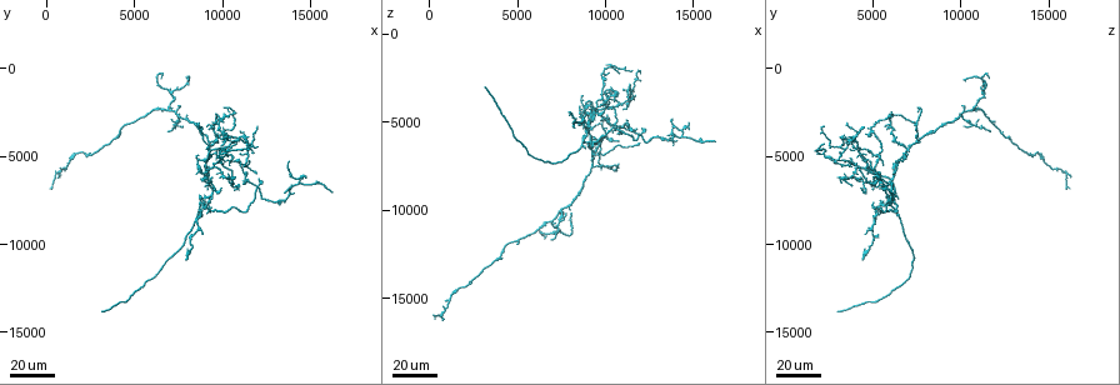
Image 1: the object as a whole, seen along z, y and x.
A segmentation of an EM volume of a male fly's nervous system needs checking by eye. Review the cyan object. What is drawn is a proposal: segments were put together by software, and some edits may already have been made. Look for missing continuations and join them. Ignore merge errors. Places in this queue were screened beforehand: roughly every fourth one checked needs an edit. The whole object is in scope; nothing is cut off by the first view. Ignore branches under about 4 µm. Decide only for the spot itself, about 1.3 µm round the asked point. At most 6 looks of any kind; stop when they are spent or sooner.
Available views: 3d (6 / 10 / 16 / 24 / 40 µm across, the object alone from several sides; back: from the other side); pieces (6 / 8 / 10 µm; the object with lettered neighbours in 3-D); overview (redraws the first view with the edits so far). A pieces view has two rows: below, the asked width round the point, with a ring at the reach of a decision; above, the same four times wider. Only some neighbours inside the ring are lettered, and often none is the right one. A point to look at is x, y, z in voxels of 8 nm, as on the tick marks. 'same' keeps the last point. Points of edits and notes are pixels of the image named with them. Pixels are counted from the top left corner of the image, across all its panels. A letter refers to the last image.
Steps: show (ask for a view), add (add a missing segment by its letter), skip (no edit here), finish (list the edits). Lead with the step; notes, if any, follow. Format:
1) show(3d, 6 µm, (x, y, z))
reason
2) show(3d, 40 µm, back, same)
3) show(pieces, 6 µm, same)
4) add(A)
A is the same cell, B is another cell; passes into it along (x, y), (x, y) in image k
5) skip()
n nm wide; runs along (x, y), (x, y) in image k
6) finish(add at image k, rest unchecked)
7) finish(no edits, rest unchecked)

show(3d, 24 µm, (11800, 4200, 3600))
an open end

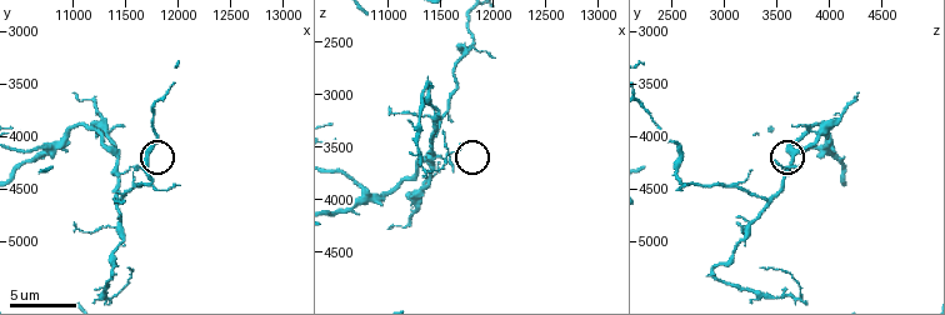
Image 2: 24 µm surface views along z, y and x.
show(pieces, 6 µm, (11680, 4240, 3500))

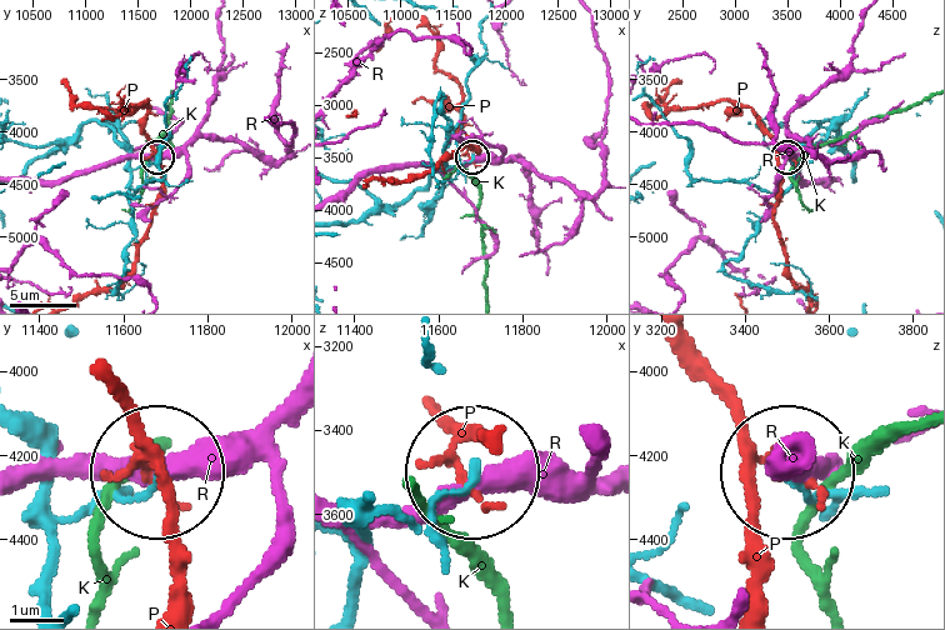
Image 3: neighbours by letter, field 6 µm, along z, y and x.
skip()
150 nm wide; K, P and R are other cells; none of them fits

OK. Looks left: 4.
show(3d, 40 µm, (16200, 7000, 6200))
free end

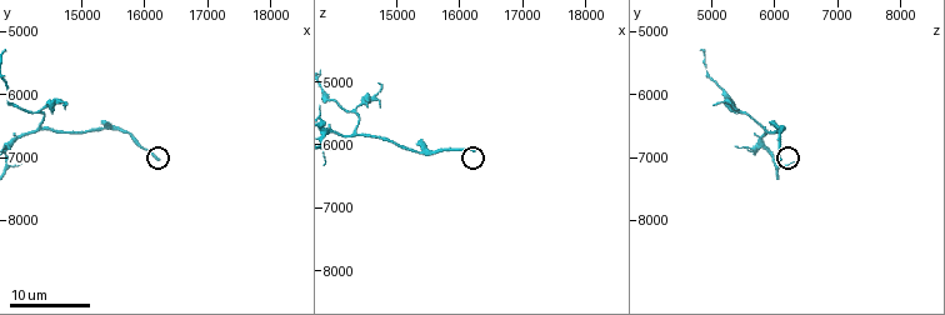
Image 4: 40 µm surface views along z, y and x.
show(pieces, 10 µm, (16250, 7050, 6100))

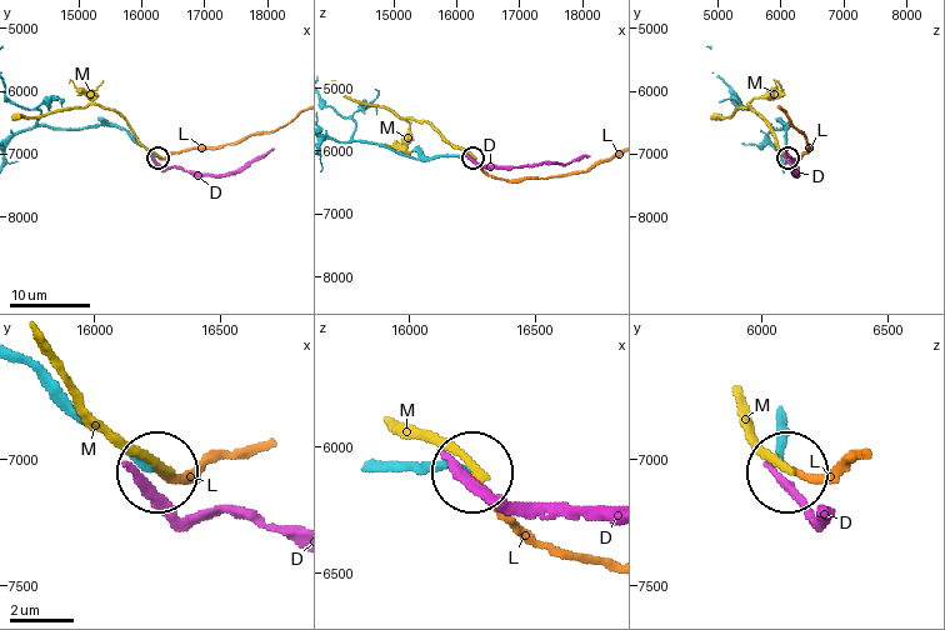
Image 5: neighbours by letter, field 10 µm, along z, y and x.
add(L)
220 nm wide; L is the same cell, D and M are other cells; the cell continues

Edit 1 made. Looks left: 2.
show(3d, 24 µm, (3200, 13800, 2800))
an open end

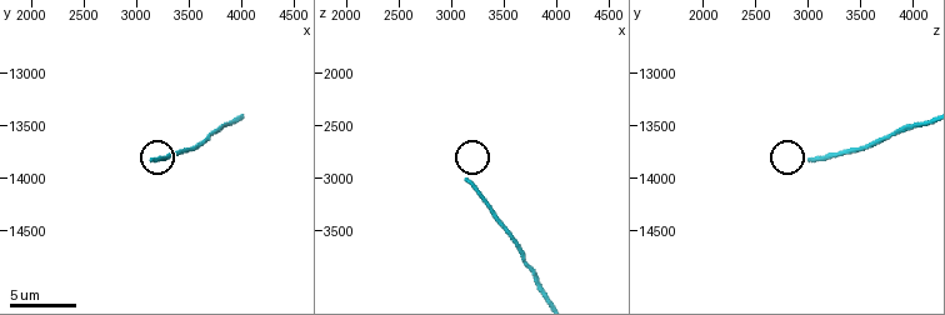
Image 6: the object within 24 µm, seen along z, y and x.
show(pieces, 10 µm, (3160, 13820, 3000))

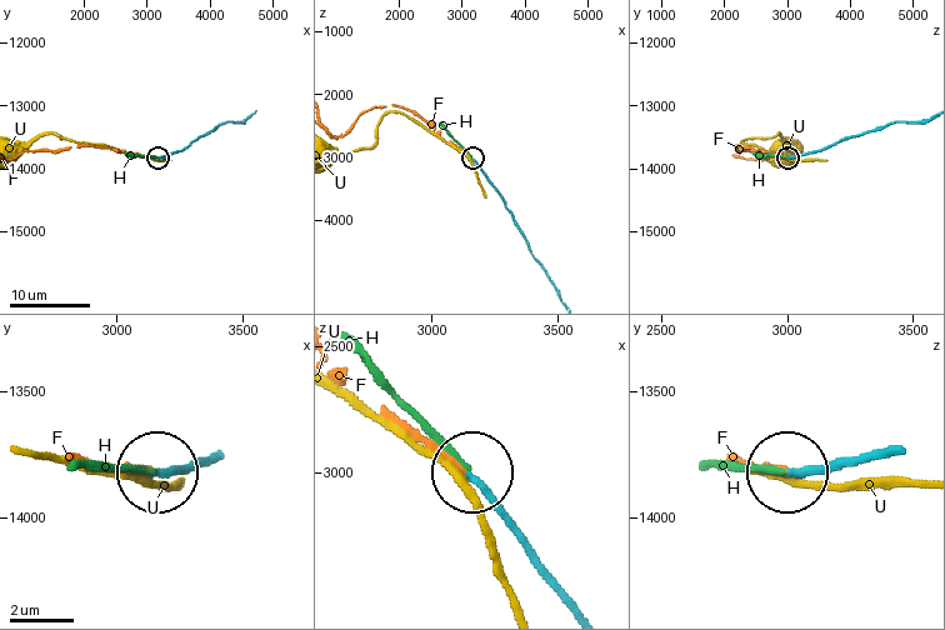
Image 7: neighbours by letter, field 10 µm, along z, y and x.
add(F)
F is the same cell, H and U are other cells; the cell continues

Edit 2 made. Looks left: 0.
finish(add at image 5, add at image 7, rest unchecked)

